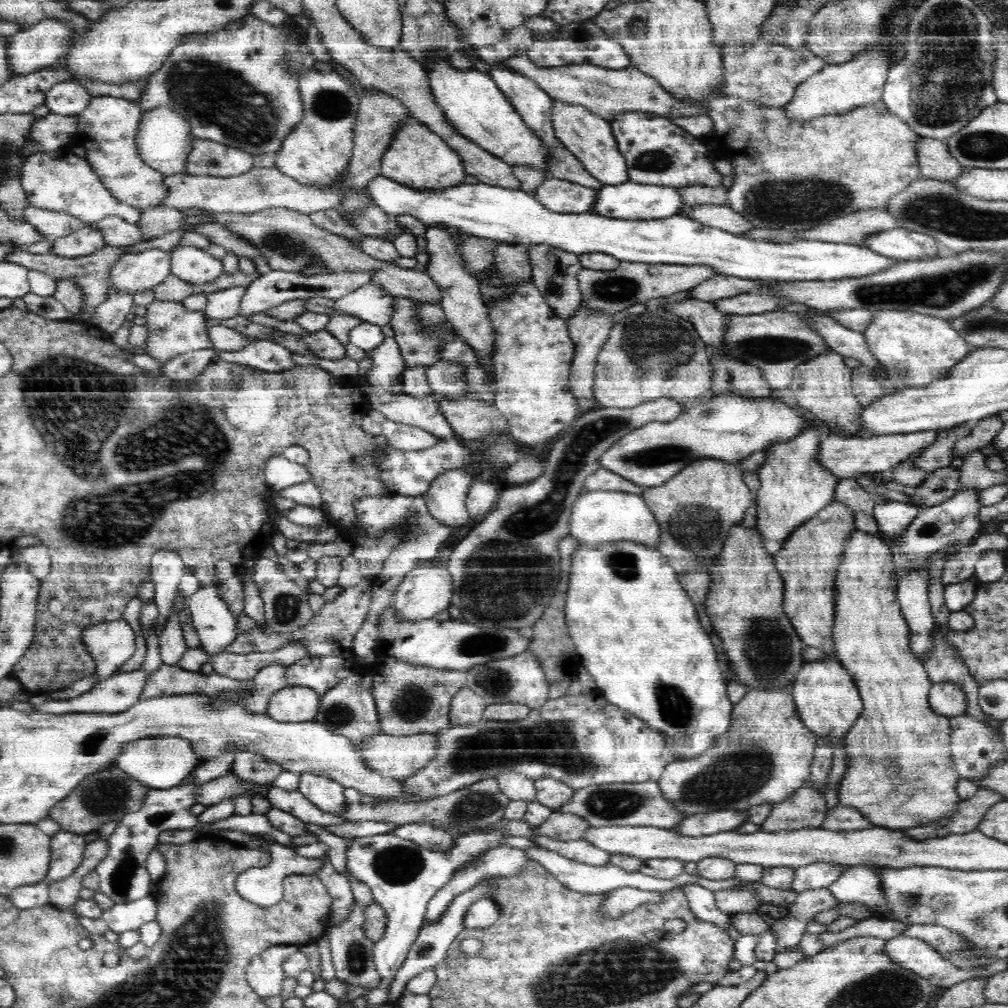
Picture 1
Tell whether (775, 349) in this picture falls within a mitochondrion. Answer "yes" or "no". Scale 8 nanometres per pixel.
yes

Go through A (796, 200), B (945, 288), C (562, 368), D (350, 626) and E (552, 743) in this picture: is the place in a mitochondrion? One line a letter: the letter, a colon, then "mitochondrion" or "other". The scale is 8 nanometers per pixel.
A: mitochondrion
B: mitochondrion
C: other
D: other
E: mitochondrion

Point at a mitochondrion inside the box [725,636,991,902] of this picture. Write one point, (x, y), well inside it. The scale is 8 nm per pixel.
(884, 765)

